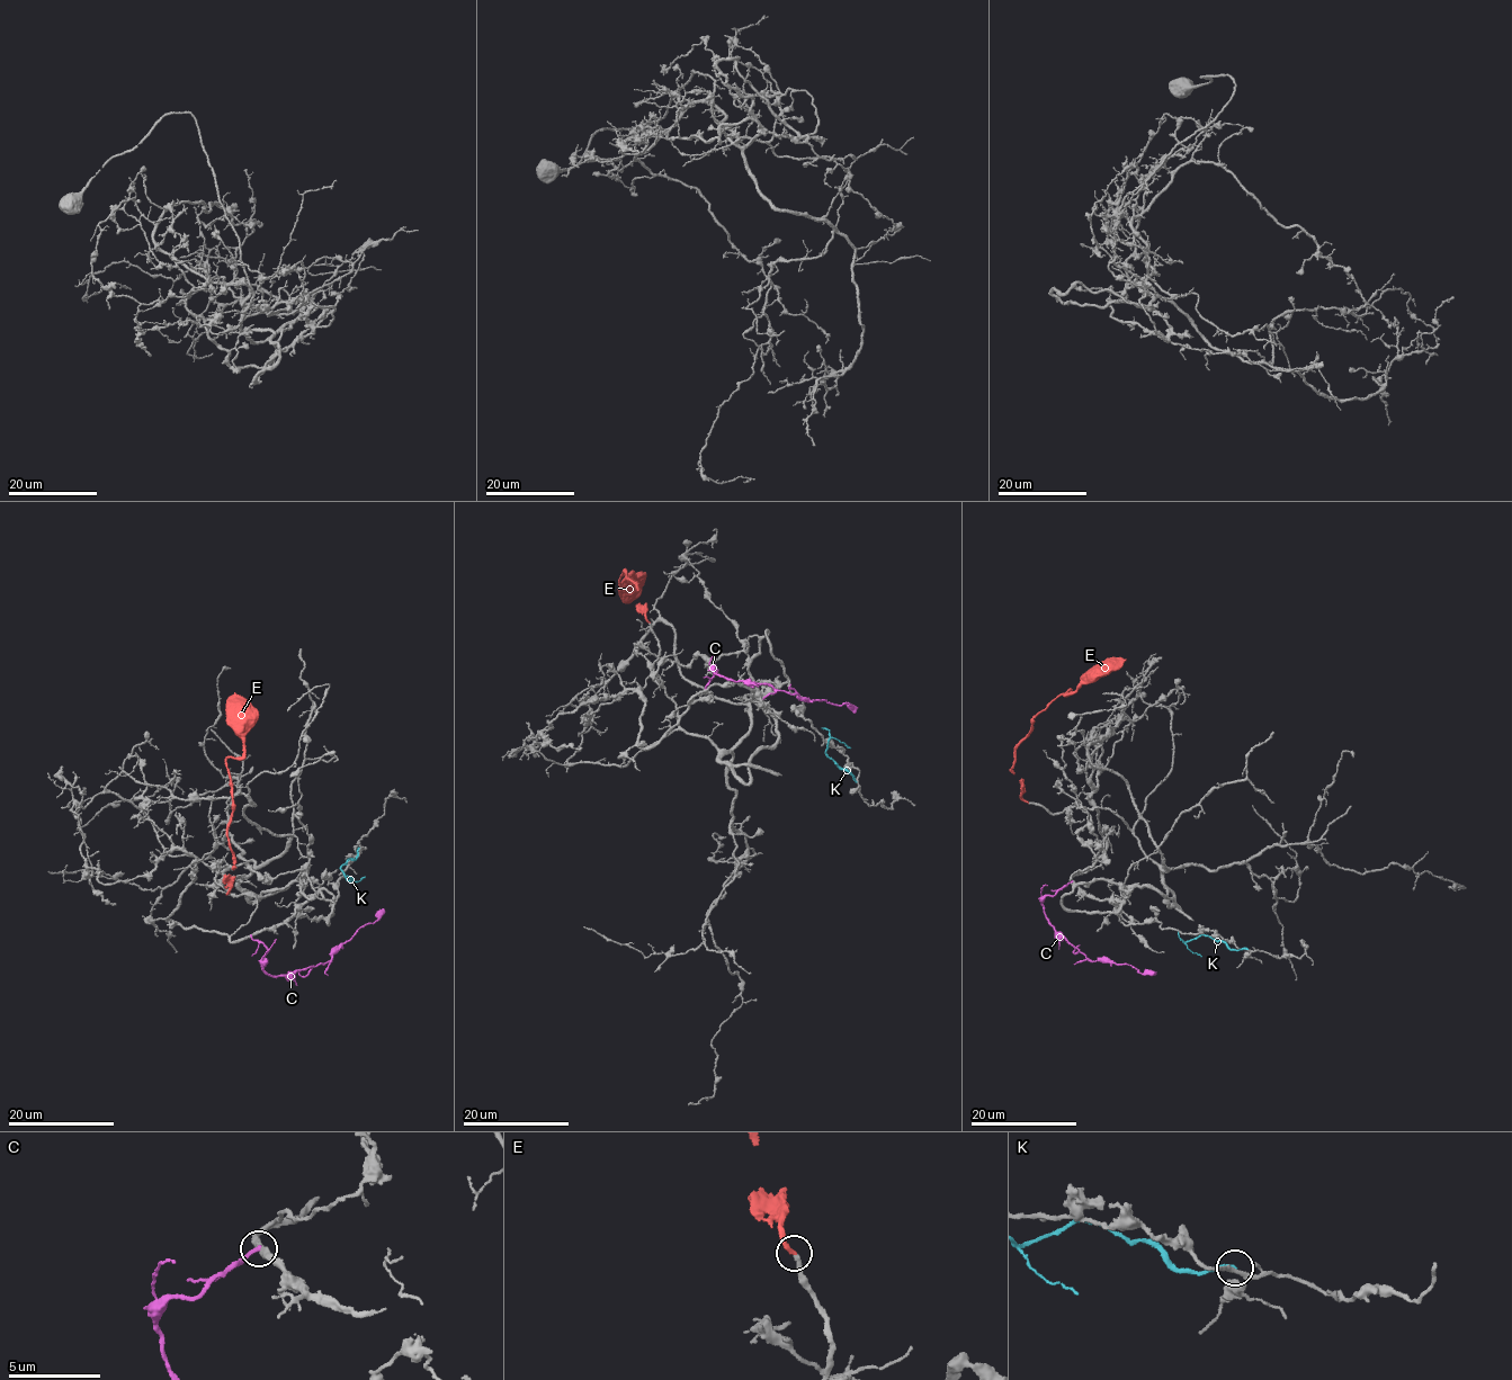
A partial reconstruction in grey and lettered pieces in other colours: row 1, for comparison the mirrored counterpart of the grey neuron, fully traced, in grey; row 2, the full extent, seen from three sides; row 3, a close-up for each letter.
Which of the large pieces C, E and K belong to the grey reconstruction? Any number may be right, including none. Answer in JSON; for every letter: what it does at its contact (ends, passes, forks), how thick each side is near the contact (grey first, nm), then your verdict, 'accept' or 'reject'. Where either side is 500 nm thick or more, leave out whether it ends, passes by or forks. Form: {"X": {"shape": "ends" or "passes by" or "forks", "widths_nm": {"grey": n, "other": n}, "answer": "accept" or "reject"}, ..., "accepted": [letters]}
{"C": {"shape": "ends", "widths_nm": {"grey": 320, "other": 200}, "answer": "reject"}, "E": {"shape": "ends", "widths_nm": {"grey": 240, "other": 240}, "answer": "accept"}, "K": {"shape": "ends", "widths_nm": {"grey": 190, "other": 200}, "answer": "reject"}, "accepted": ["E"]}

